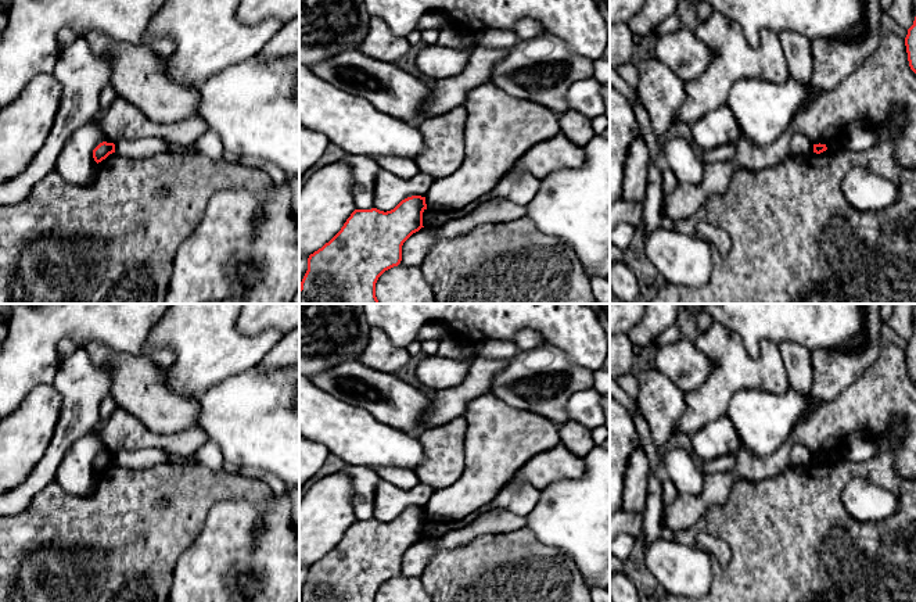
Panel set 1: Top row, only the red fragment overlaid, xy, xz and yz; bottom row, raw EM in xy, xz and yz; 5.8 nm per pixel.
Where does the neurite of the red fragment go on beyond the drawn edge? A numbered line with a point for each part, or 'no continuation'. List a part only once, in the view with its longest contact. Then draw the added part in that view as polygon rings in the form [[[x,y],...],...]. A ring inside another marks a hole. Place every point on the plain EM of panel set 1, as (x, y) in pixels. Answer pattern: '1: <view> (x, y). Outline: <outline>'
no continuation

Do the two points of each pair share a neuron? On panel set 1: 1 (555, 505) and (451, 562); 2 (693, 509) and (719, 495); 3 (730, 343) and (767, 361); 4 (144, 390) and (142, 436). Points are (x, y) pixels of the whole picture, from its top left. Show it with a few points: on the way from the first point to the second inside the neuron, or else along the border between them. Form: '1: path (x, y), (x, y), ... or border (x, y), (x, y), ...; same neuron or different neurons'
1: border (524, 527), (538, 541), (553, 547); different neurons
2: path (700, 502), (712, 495); same neuron
3: path (739, 353), (749, 362), (757, 362); same neuron
4: border (118, 405), (132, 412), (151, 430), (173, 433); different neurons

